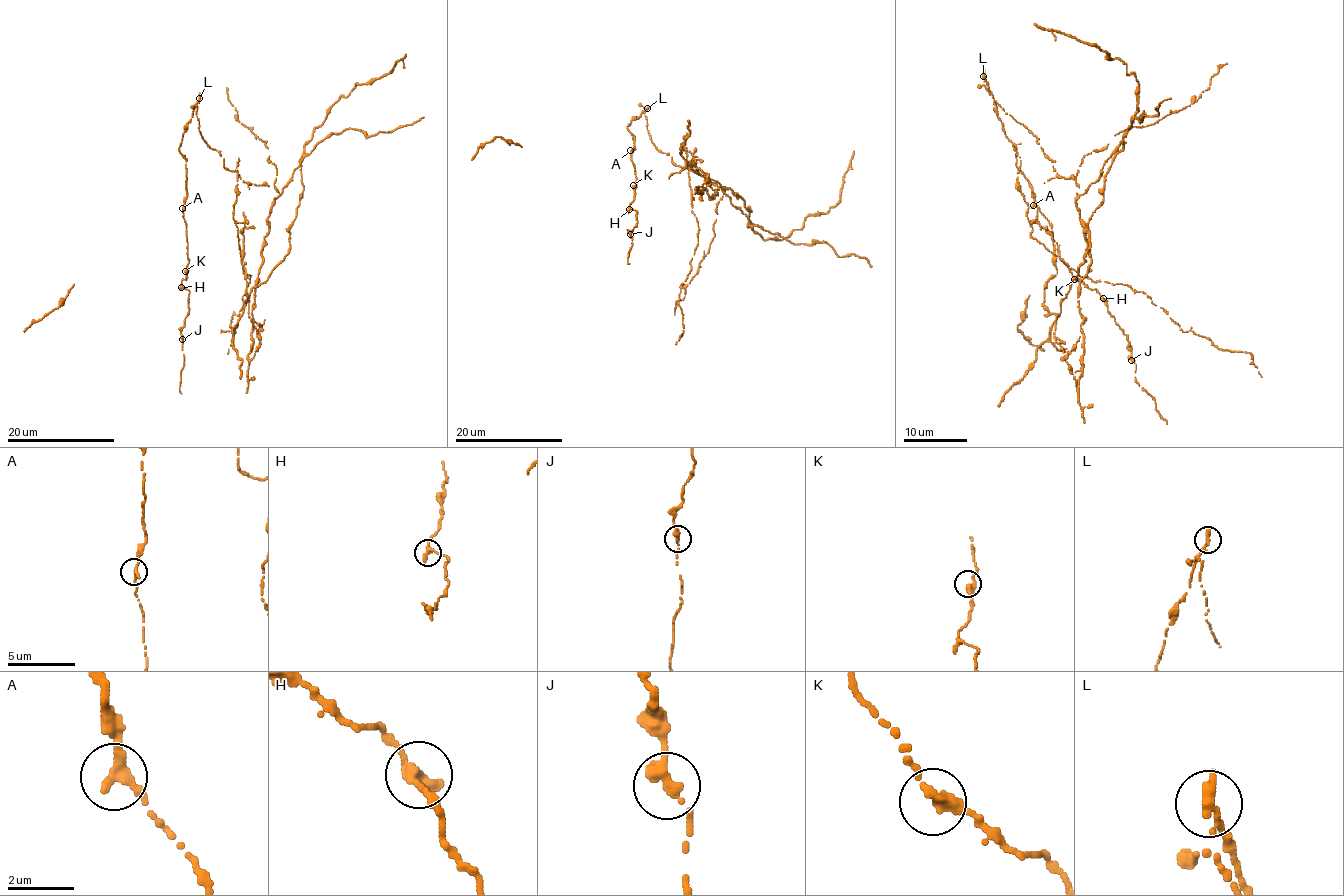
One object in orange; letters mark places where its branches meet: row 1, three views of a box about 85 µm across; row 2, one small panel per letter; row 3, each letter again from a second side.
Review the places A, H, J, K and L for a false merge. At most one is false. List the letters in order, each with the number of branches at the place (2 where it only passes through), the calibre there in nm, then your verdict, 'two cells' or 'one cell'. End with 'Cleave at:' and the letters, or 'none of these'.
A: branches 1; calibre 380 nm; one cell
H: branches 2; calibre 300 nm; one cell
J: branches 2; calibre 300 nm; one cell
K: branches 2; calibre 340 nm; one cell
L: branches 1; calibre 400 nm; two cells
Cleave at: L

